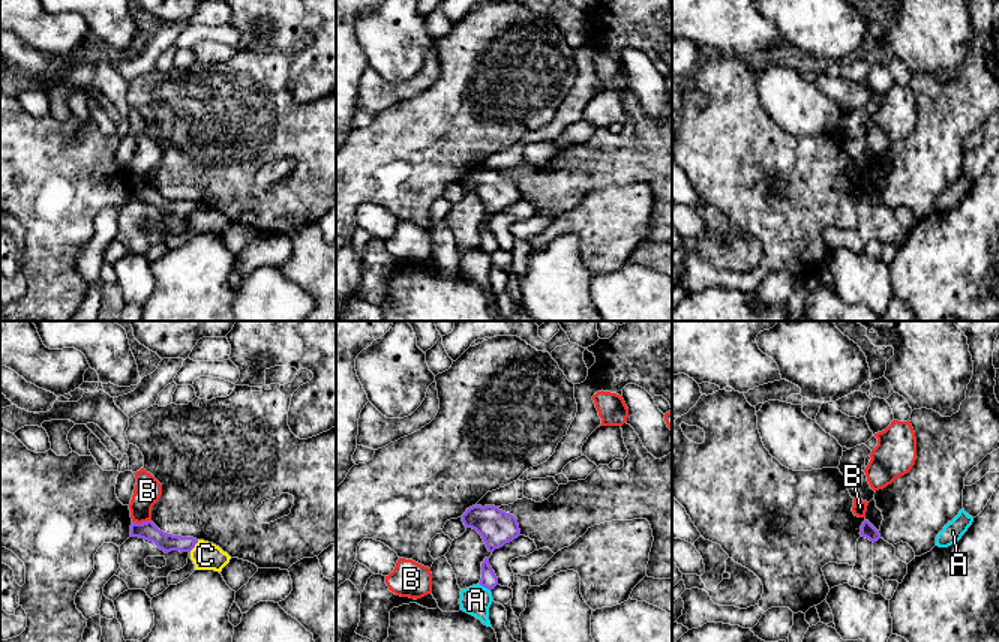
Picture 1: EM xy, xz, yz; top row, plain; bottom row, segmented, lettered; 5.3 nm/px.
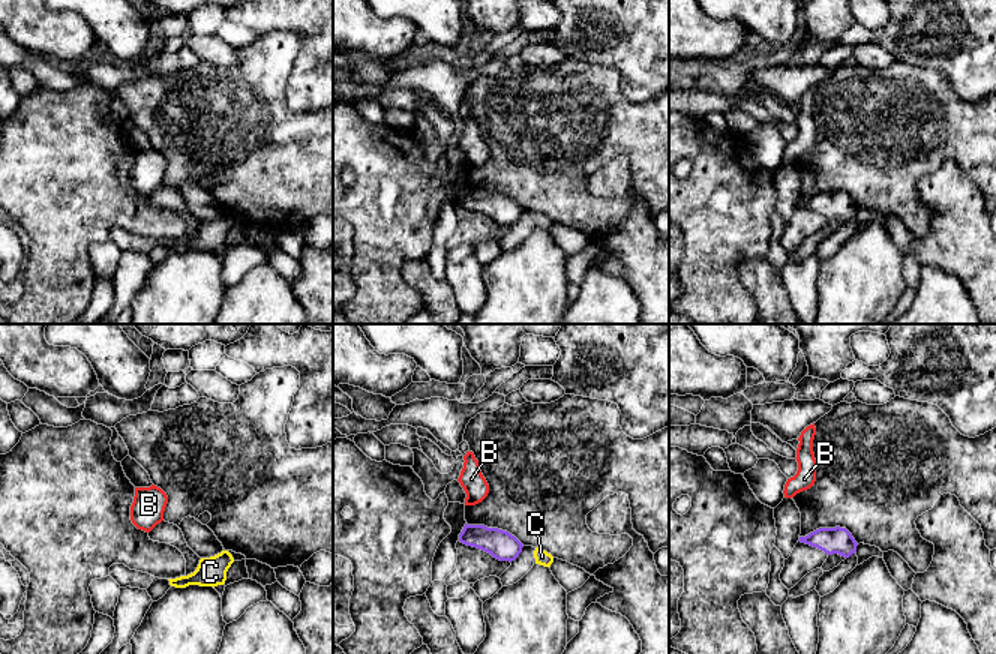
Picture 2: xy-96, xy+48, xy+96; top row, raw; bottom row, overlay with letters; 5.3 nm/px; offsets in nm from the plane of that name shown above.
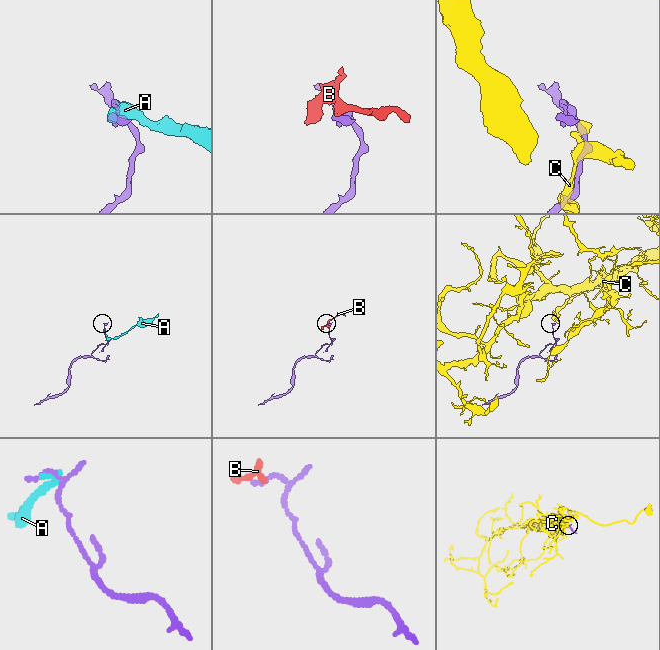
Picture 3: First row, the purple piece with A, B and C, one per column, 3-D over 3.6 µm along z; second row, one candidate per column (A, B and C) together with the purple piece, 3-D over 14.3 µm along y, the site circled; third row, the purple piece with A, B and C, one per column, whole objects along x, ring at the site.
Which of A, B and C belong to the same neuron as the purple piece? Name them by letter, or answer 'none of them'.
none of them

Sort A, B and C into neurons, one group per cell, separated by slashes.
A / B / C

